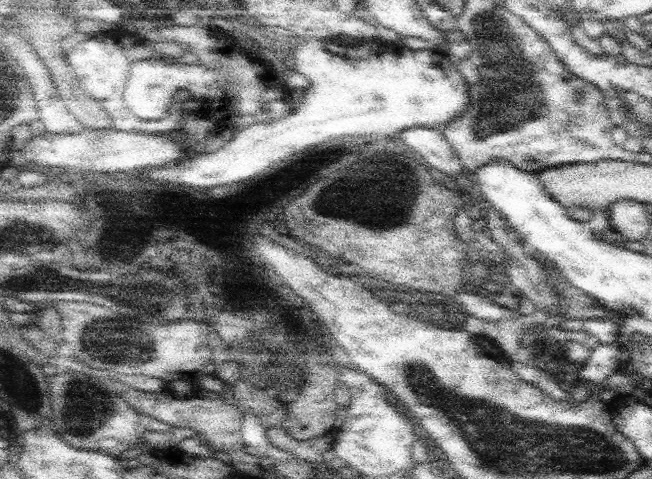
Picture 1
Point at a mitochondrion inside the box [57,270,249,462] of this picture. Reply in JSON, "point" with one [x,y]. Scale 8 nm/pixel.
{"point":[97,333]}

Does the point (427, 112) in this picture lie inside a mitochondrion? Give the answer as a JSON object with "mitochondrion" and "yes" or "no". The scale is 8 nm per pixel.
{"mitochondrion":"no"}

